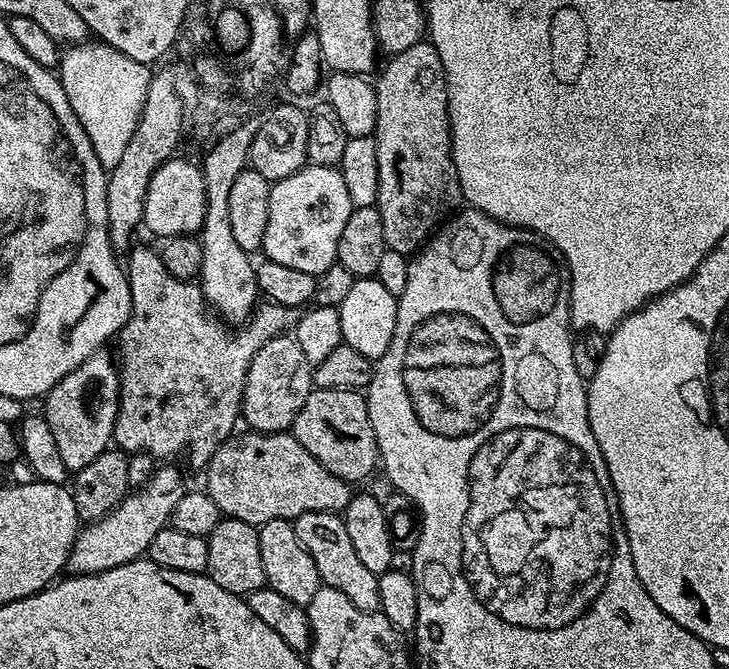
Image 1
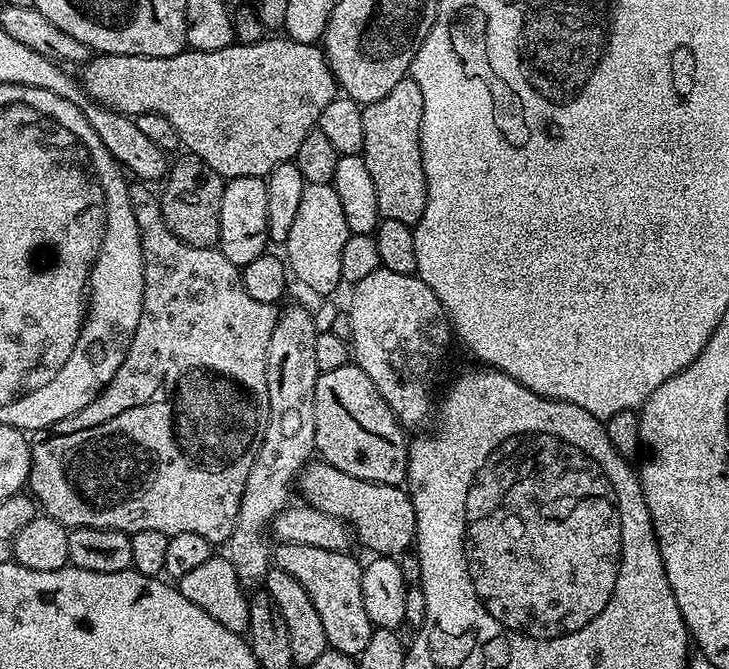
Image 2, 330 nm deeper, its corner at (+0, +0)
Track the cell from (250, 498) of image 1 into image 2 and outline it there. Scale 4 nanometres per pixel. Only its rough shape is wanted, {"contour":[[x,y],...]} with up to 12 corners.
{"contour":[[323,462],[300,472],[303,503],[344,521],[372,554],[413,545],[407,491]]}

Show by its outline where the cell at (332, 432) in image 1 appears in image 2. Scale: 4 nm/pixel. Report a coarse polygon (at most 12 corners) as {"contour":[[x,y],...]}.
{"contour":[[356,363],[321,372],[315,451],[403,485],[409,437]]}

